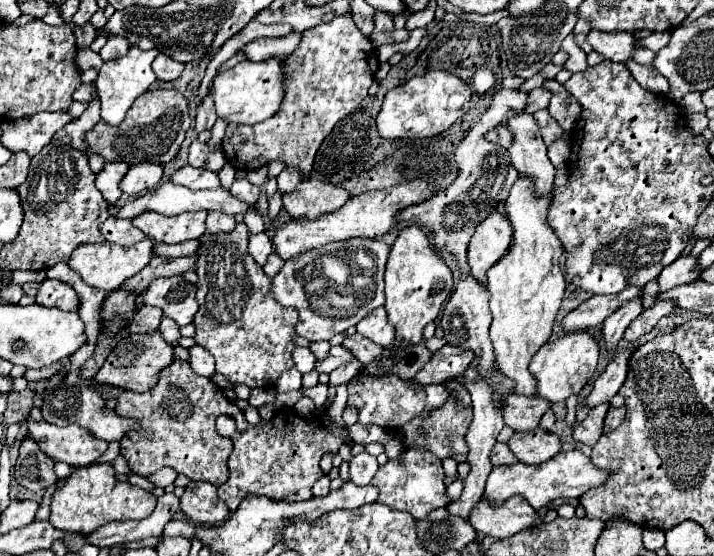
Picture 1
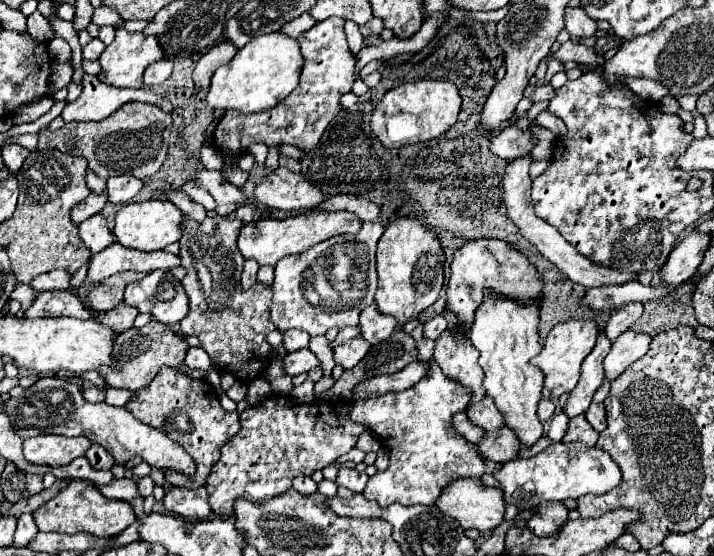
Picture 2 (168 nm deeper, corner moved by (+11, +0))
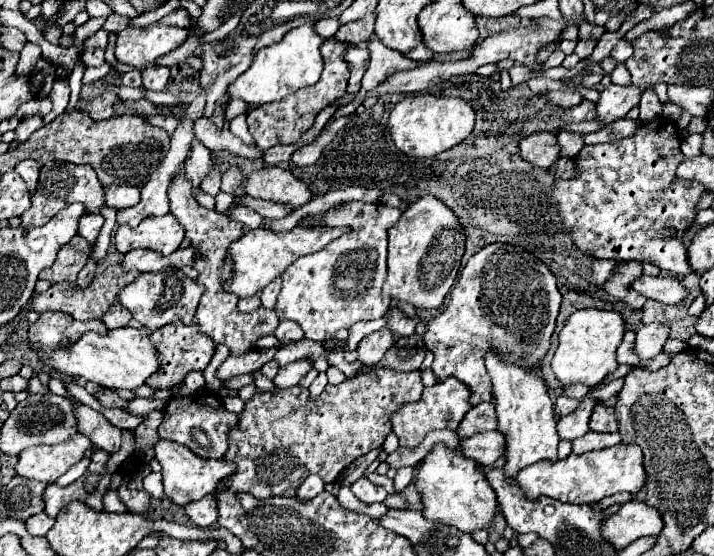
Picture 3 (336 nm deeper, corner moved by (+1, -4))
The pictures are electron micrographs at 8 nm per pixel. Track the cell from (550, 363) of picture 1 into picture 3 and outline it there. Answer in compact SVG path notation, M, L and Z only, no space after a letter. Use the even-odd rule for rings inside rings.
M584 308L574 312L564 328L560 330L560 344L552 358L552 370L562 386L582 382L590 388L602 384L602 380L618 368L616 348L622 342L626 332L626 322L620 312L614 310L596 310Z

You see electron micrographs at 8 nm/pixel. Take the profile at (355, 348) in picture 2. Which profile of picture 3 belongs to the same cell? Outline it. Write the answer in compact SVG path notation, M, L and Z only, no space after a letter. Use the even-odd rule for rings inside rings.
M382 328L382 330L366 336L358 344L358 348L356 348L358 360L364 364L378 364L392 344L394 344L394 334L388 328Z

